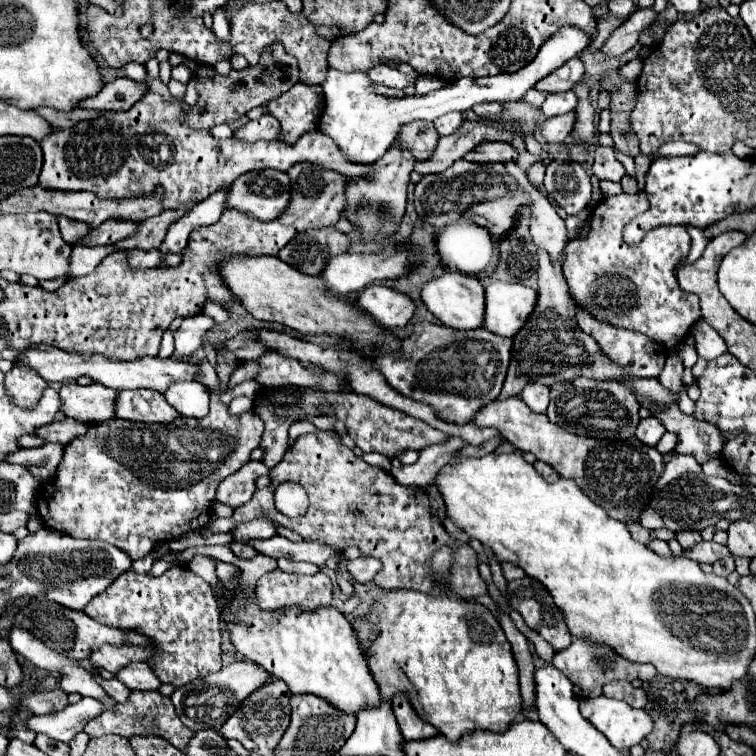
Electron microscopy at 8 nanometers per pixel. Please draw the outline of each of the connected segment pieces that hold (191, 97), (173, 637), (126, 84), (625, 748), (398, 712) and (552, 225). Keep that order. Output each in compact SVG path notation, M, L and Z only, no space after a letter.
M191 78L189 80L189 84L187 84L187 92L185 92L185 96L183 96L183 102L185 104L189 104L189 106L193 106L197 100L199 100L199 92L197 92L197 80L195 78Z
M171 566L161 576L127 570L107 590L95 596L85 606L85 612L105 626L135 630L147 636L155 650L147 664L163 684L179 688L195 678L221 670L219 610L215 608L211 586L187 566Z
M115 78L111 82L105 82L97 96L81 100L79 108L129 110L145 92L149 92L147 86L141 86L129 78Z
M607 696L583 698L583 700L579 700L579 710L581 710L581 716L585 720L589 720L621 752L629 752L631 746L639 744L653 730L653 720L645 710L631 708L629 704L623 704L621 700L613 700Z
M399 696L393 702L393 714L397 718L397 724L401 728L401 734L403 734L405 742L411 742L411 740L429 740L429 738L439 734L431 724L425 724L413 712L413 708L411 708L409 700L405 700L405 696Z
M503 162L503 166L517 180L519 188L525 194L529 194L529 198L531 198L529 228L531 228L533 242L537 246L545 248L553 258L557 258L565 246L565 240L567 240L567 230L565 230L563 218L555 212L551 202L529 184L523 168L517 162Z

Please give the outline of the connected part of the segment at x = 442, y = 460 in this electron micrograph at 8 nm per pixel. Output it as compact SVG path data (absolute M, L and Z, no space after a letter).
M449 438L449 442L445 442L441 446L433 444L433 446L421 450L421 456L415 464L391 468L391 474L403 486L425 488L435 480L435 474L451 460L451 456L455 452L459 452L463 446L465 446L465 440L461 440L461 438Z

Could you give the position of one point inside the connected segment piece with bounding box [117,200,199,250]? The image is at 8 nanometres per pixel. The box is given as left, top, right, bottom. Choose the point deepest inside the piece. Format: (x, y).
(150, 234)

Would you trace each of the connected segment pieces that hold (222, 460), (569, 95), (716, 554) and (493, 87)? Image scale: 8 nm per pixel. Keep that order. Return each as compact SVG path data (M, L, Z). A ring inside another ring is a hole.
M225 340L217 342L215 348L219 388L209 392L211 408L205 418L179 418L169 424L143 424L111 418L93 428L89 436L73 440L65 446L65 456L57 468L55 480L41 484L37 492L37 512L47 528L73 538L109 542L137 560L147 556L157 544L169 542L187 532L203 530L205 524L209 524L215 488L221 480L235 474L243 464L249 462L249 456L259 446L265 428L263 420L253 410L233 416L229 414L229 406L221 402L221 394L227 390L229 378L241 360L225 346Z
M561 92L561 94L549 94L541 110L547 118L553 118L553 116L563 116L567 112L573 112L575 106L577 106L577 98L573 96L573 92Z
M699 542L695 548L691 550L685 550L683 556L687 558L693 558L697 562L715 562L715 560L721 560L721 558L727 558L731 556L729 548L723 546L723 544L717 544L717 542Z
M561 28L555 36L551 36L539 50L533 62L529 62L521 72L513 74L497 74L489 78L459 78L447 88L429 92L425 96L405 96L405 98L387 98L379 96L371 88L371 80L365 72L337 72L329 70L323 86L325 106L319 120L319 130L335 140L337 148L343 156L347 156L353 164L373 164L379 160L393 144L397 136L397 128L409 120L429 120L433 122L437 116L447 112L463 112L483 102L517 102L523 94L535 84L563 66L569 58L577 56L585 46L589 46L591 36L585 36L579 28Z

